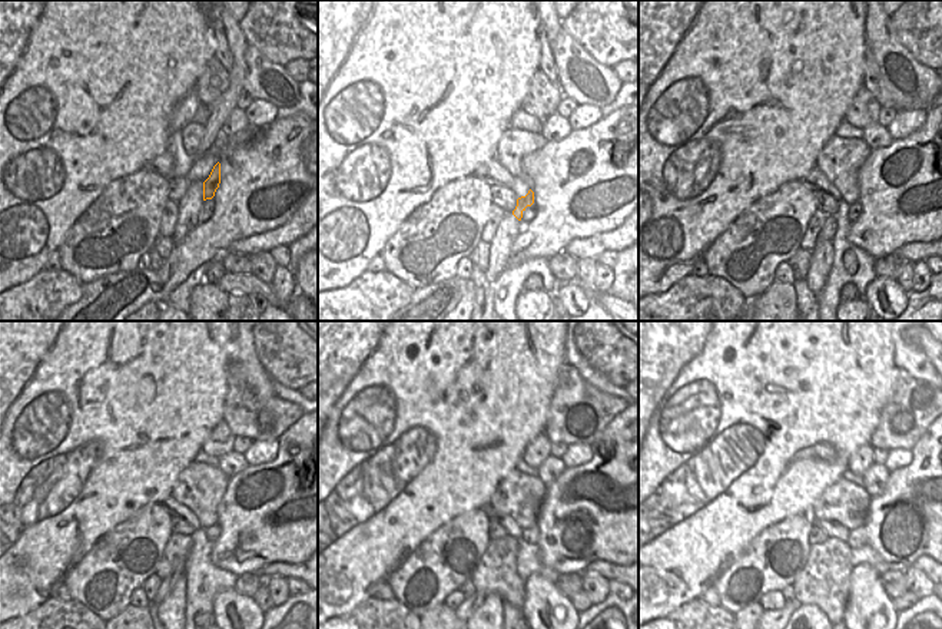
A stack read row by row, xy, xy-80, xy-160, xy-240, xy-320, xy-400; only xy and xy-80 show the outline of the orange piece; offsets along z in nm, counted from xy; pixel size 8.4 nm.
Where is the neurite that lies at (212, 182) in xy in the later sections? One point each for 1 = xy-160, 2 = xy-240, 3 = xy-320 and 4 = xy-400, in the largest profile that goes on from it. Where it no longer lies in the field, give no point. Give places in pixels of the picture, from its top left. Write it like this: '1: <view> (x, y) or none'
1: xy-160 (828, 232)
2: xy-240 (168, 583)
3: xy-320 (470, 605)
4: xy-400 (788, 609)

